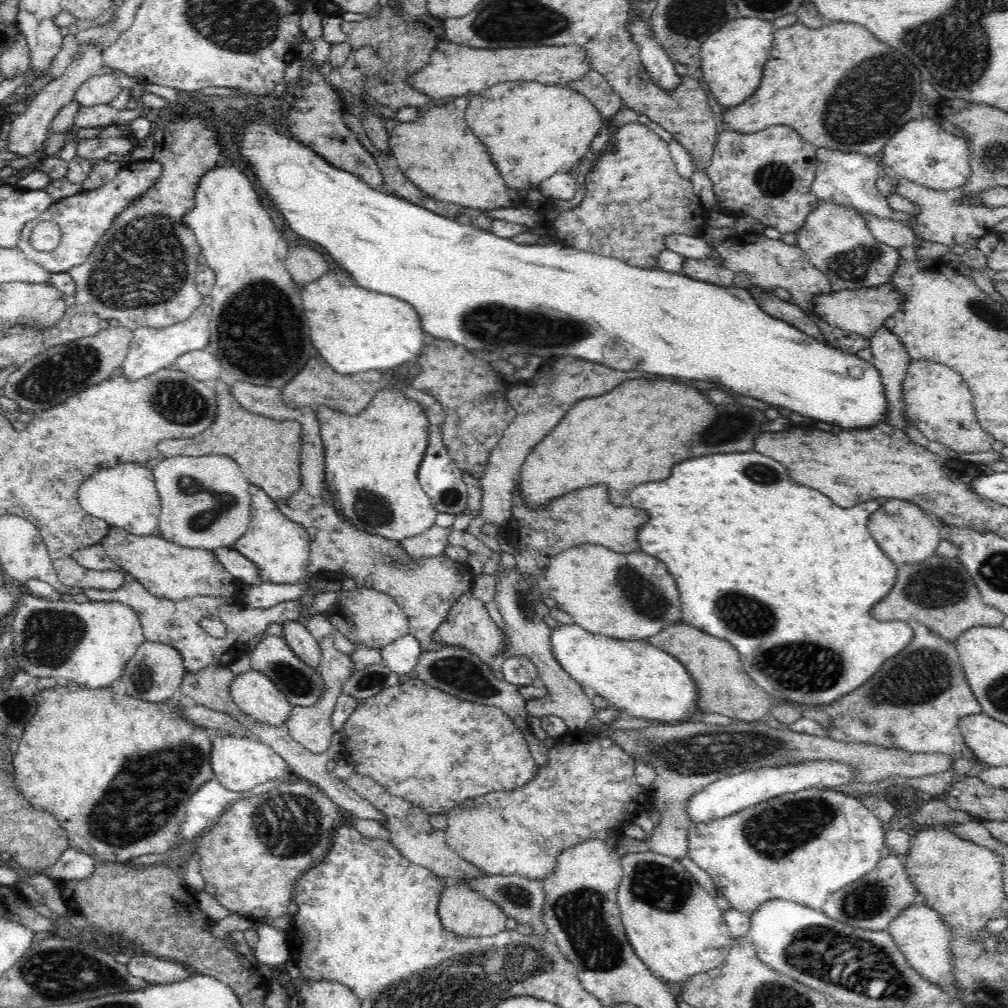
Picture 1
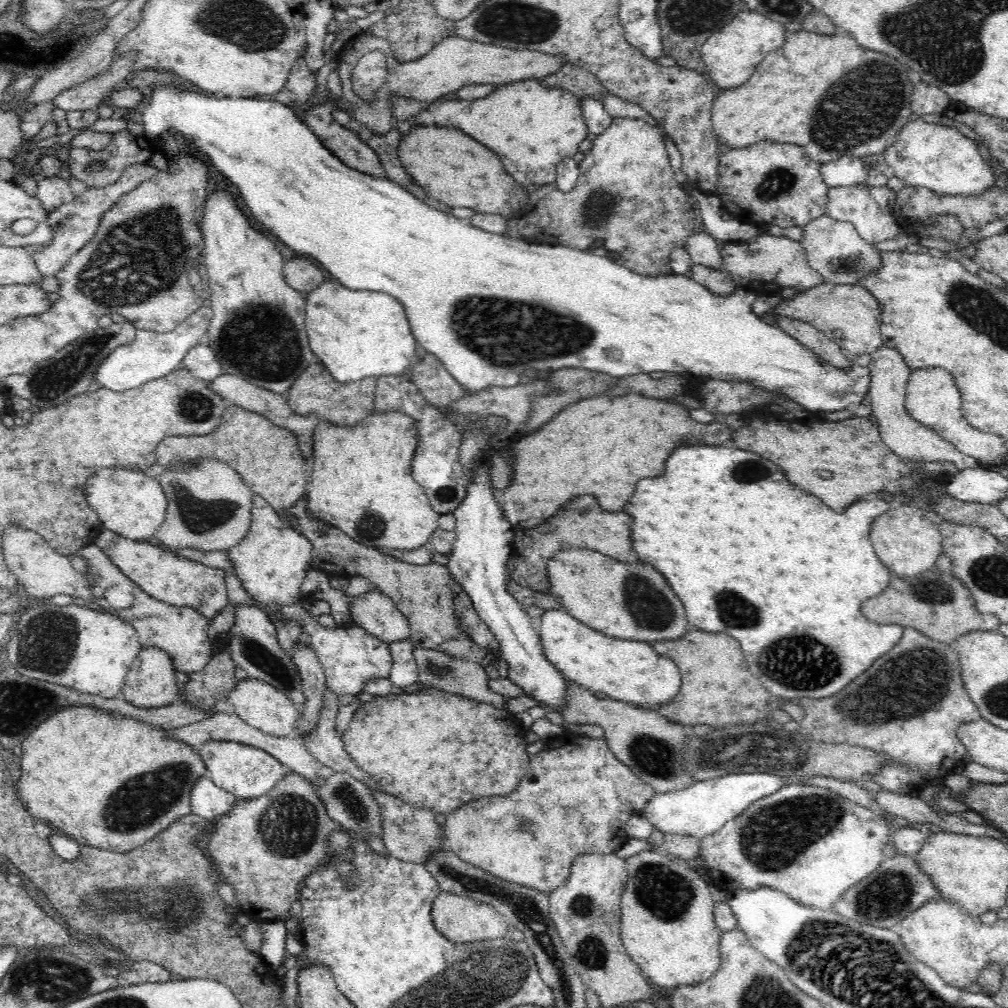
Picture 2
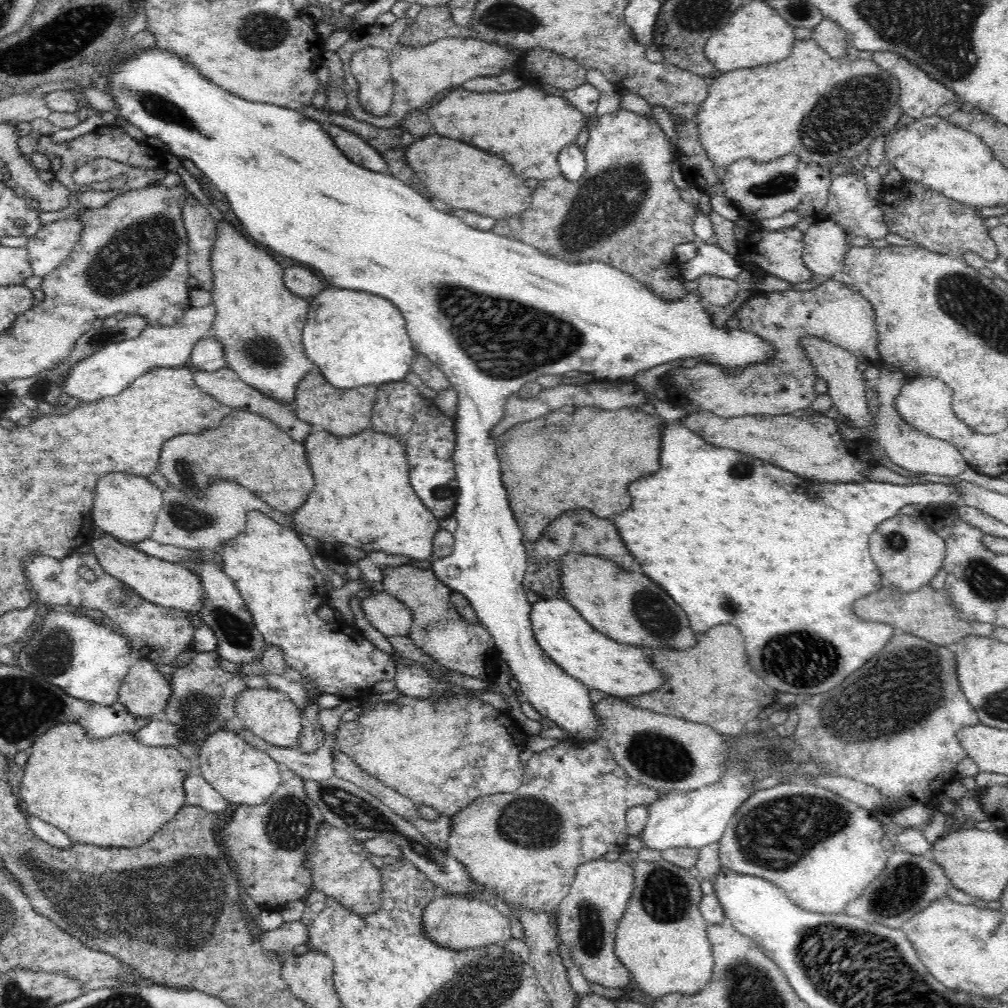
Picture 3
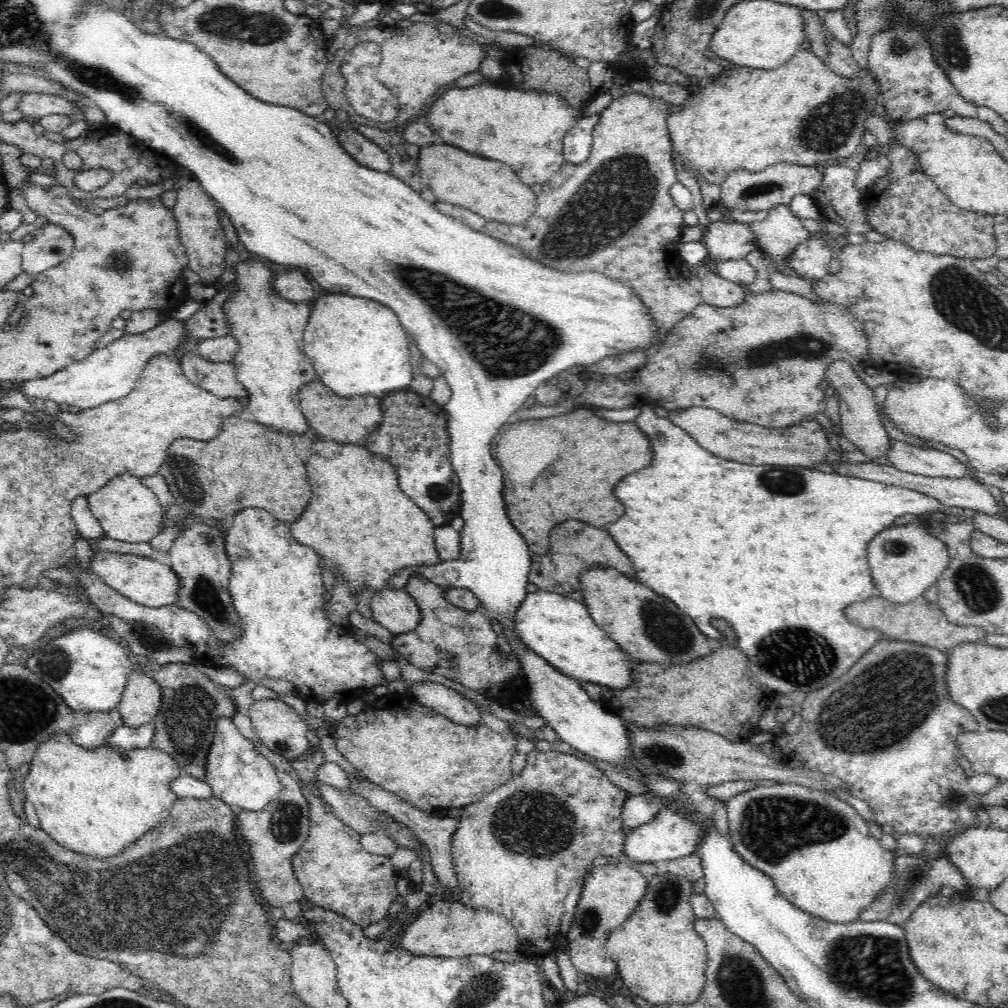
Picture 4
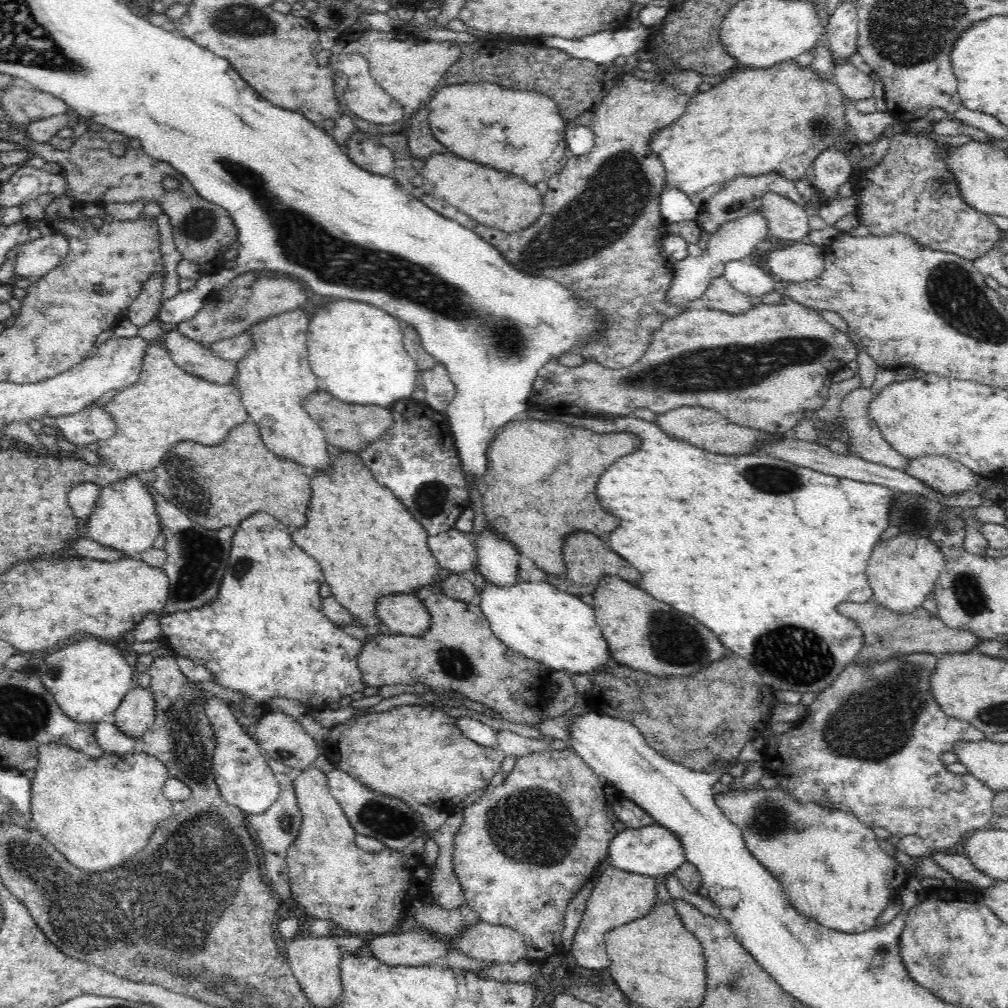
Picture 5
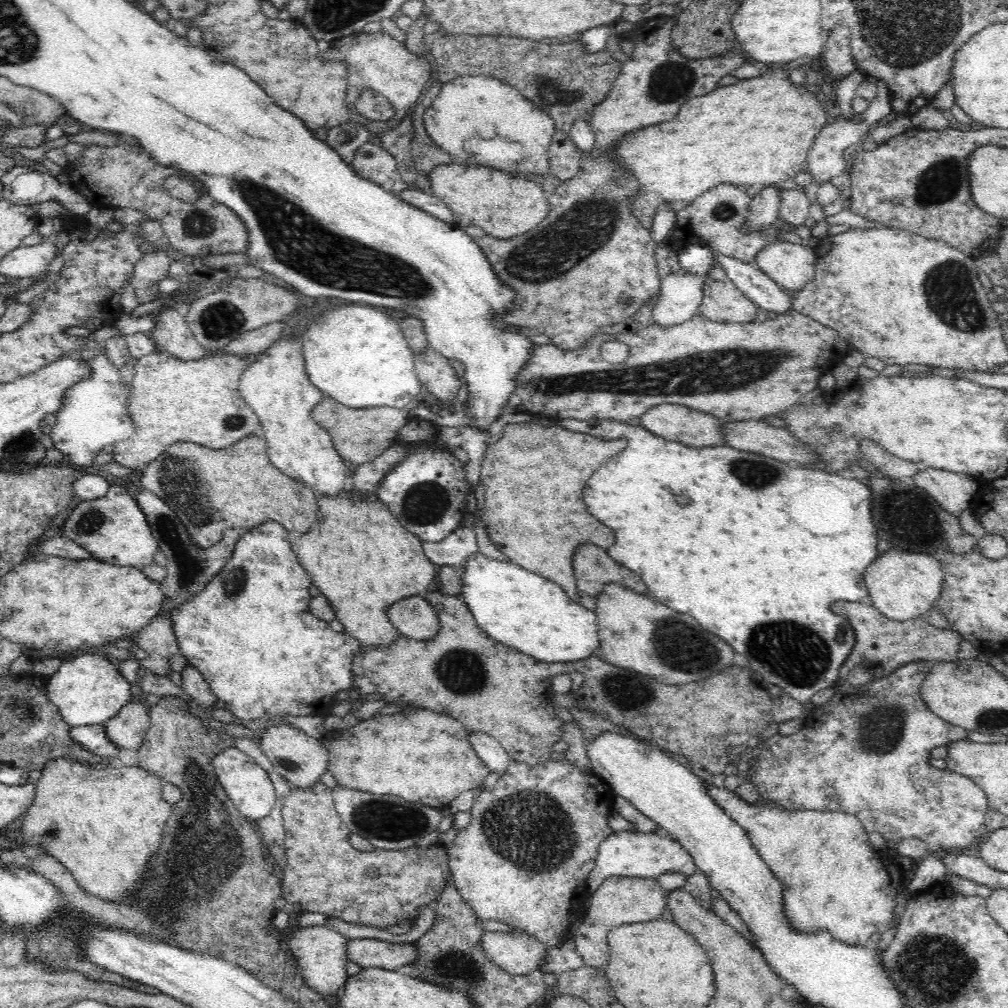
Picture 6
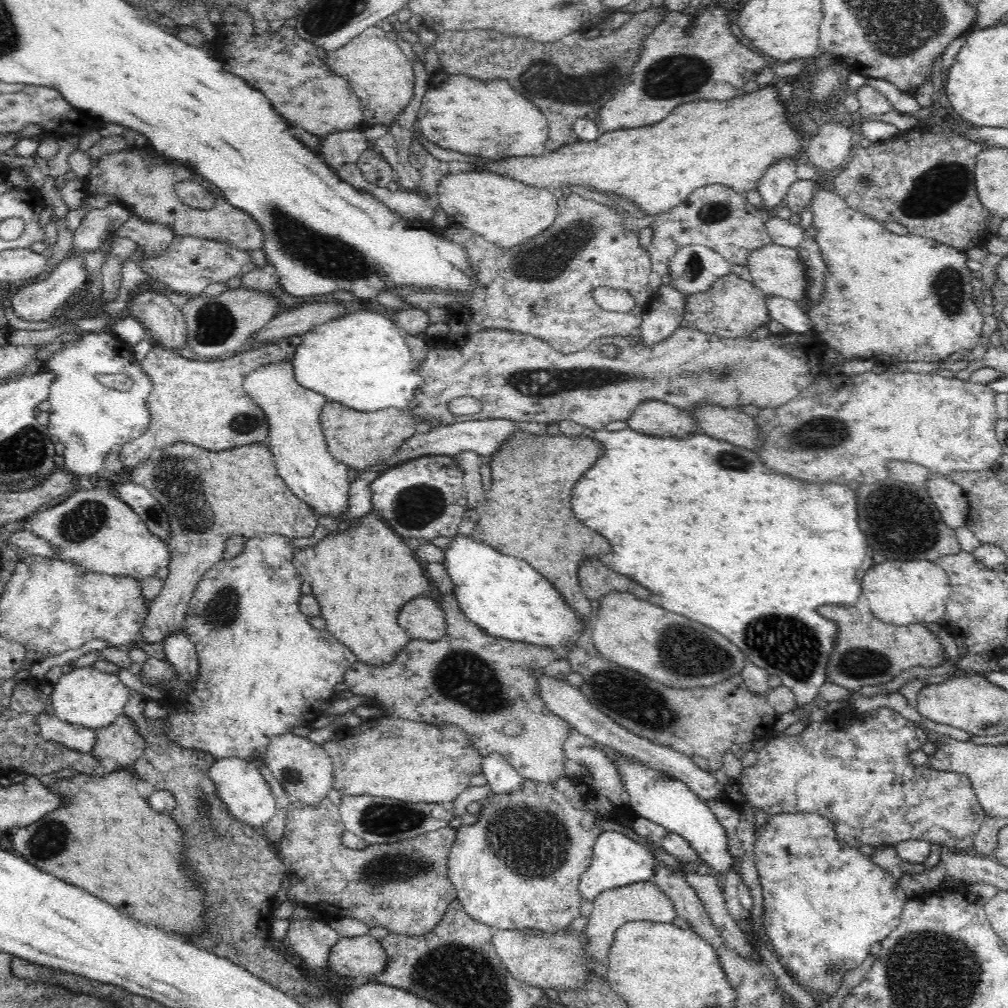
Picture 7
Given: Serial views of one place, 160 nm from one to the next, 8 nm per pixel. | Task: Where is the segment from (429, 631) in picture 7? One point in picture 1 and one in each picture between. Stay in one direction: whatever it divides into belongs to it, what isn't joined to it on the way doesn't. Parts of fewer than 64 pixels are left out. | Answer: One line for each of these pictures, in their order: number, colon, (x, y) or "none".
1: (365, 616)
2: (375, 612)
3: (386, 613)
4: (394, 609)
5: (405, 614)
6: (414, 617)

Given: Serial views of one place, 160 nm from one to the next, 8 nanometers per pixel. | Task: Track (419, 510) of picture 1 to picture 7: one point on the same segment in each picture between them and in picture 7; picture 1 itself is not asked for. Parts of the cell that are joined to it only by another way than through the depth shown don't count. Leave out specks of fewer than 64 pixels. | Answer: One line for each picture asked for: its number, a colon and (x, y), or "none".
2: (362, 483)
3: (363, 497)
4: (358, 520)
5: (369, 545)
6: (361, 590)
7: (362, 578)

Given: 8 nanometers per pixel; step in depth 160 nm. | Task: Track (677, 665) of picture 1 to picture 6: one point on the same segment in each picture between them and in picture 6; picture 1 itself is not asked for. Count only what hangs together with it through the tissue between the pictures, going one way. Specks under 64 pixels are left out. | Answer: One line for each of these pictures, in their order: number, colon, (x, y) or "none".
2: (625, 670)
3: (567, 638)
4: (559, 629)
5: (536, 619)
6: (518, 608)

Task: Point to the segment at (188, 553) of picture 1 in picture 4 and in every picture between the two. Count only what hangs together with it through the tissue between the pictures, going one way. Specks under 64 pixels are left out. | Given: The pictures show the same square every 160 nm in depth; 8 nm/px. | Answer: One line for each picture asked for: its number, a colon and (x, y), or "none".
2: (168, 577)
3: (168, 584)
4: (146, 581)

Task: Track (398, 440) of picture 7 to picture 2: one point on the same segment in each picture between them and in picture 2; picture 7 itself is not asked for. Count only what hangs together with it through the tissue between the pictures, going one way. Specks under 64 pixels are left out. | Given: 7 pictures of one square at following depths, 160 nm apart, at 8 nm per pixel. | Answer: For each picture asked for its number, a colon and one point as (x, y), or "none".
2: (316, 392)
3: (341, 412)
4: (344, 420)
5: (348, 427)
6: (359, 435)

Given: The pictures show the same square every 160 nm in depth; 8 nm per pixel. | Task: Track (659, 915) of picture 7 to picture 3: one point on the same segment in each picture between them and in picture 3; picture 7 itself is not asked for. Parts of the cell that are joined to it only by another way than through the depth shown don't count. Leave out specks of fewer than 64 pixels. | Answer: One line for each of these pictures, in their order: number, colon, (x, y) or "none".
3: (588, 918)
4: (611, 894)
5: (619, 897)
6: (618, 901)

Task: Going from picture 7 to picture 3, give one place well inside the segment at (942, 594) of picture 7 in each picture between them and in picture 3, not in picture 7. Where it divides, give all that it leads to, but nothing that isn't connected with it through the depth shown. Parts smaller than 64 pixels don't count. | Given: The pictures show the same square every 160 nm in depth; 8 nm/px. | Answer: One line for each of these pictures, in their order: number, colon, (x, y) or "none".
3: (908, 553)
4: (905, 560)
5: (903, 570)
6: (903, 585)

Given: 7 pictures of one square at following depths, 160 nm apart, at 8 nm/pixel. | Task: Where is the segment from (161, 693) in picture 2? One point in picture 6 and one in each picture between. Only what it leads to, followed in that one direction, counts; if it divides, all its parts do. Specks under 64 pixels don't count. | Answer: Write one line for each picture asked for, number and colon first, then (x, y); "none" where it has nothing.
3: (145, 692)
4: (140, 702)
5: (136, 714)
6: (127, 729)

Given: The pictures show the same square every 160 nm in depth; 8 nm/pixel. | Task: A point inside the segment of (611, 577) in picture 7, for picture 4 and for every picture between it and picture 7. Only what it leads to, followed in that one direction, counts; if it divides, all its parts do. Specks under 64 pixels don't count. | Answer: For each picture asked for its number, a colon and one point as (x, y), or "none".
4: (575, 547)
5: (588, 559)
6: (593, 567)

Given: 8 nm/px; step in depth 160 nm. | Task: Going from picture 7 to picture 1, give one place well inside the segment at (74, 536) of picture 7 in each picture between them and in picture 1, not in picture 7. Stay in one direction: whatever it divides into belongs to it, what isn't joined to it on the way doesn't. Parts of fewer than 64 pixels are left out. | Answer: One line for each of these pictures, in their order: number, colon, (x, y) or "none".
1: (126, 496)
2: (131, 503)
3: (127, 506)
4: (127, 510)
5: (125, 518)
6: (112, 528)

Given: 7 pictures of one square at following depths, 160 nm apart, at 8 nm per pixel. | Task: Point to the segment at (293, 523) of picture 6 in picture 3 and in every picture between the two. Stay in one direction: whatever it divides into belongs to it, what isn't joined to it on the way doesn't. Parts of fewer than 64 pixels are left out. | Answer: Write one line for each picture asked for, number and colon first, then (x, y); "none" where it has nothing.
3: (250, 449)
4: (247, 465)
5: (216, 486)

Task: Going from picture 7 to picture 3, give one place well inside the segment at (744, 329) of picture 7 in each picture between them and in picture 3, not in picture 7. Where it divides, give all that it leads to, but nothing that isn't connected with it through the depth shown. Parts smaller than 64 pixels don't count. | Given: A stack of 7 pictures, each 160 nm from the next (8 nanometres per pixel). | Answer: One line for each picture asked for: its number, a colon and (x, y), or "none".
3: (714, 290)
4: (716, 291)
5: (720, 295)
6: (722, 301)

